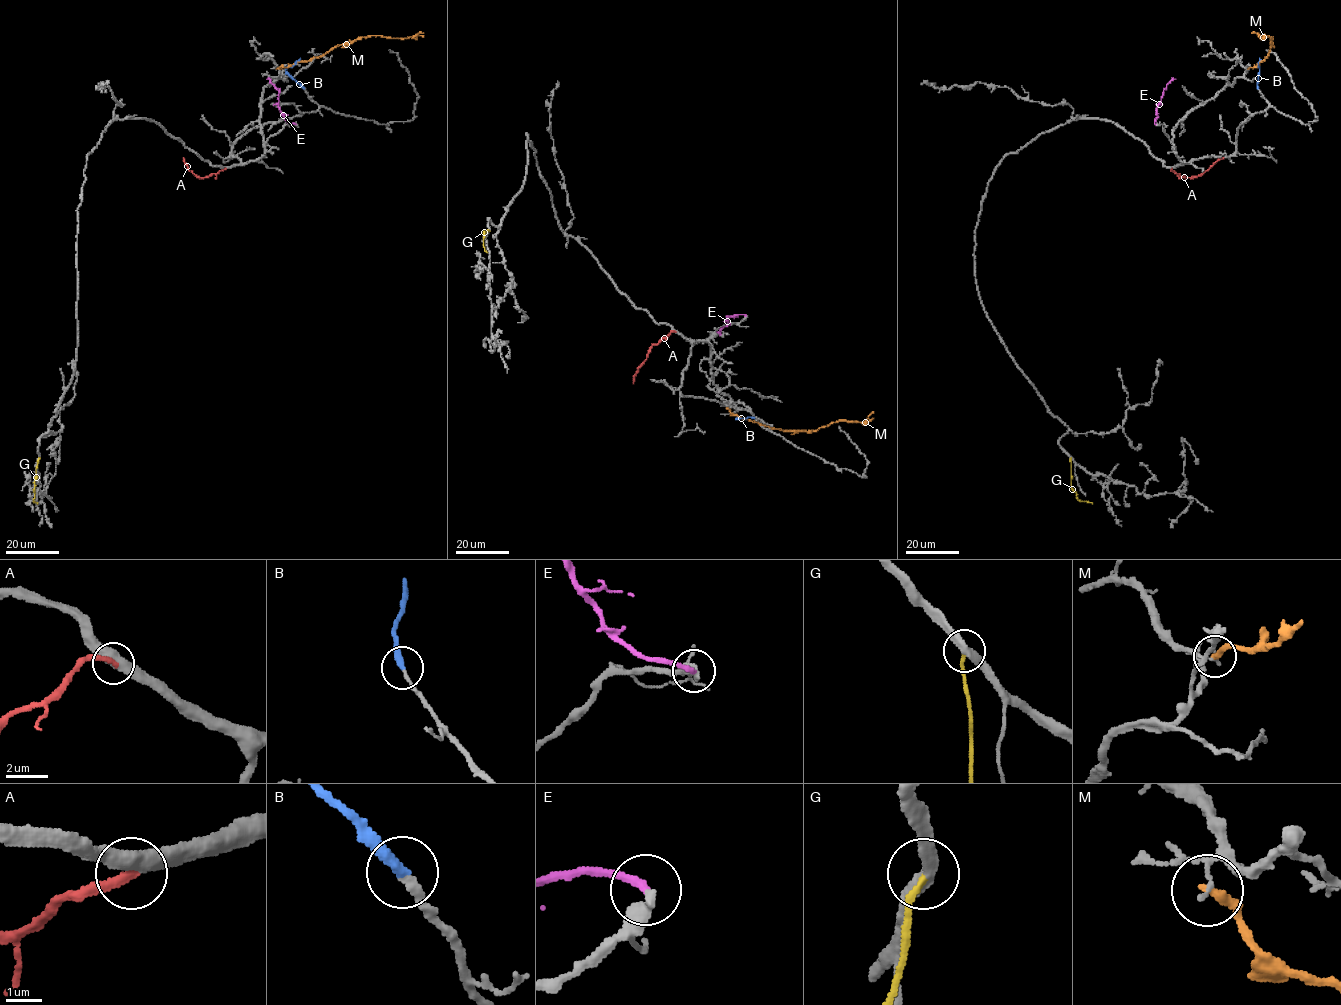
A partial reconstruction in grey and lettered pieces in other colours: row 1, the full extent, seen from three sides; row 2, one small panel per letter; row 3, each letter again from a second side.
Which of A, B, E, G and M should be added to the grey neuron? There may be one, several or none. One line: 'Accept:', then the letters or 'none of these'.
Accept: A, B, E

